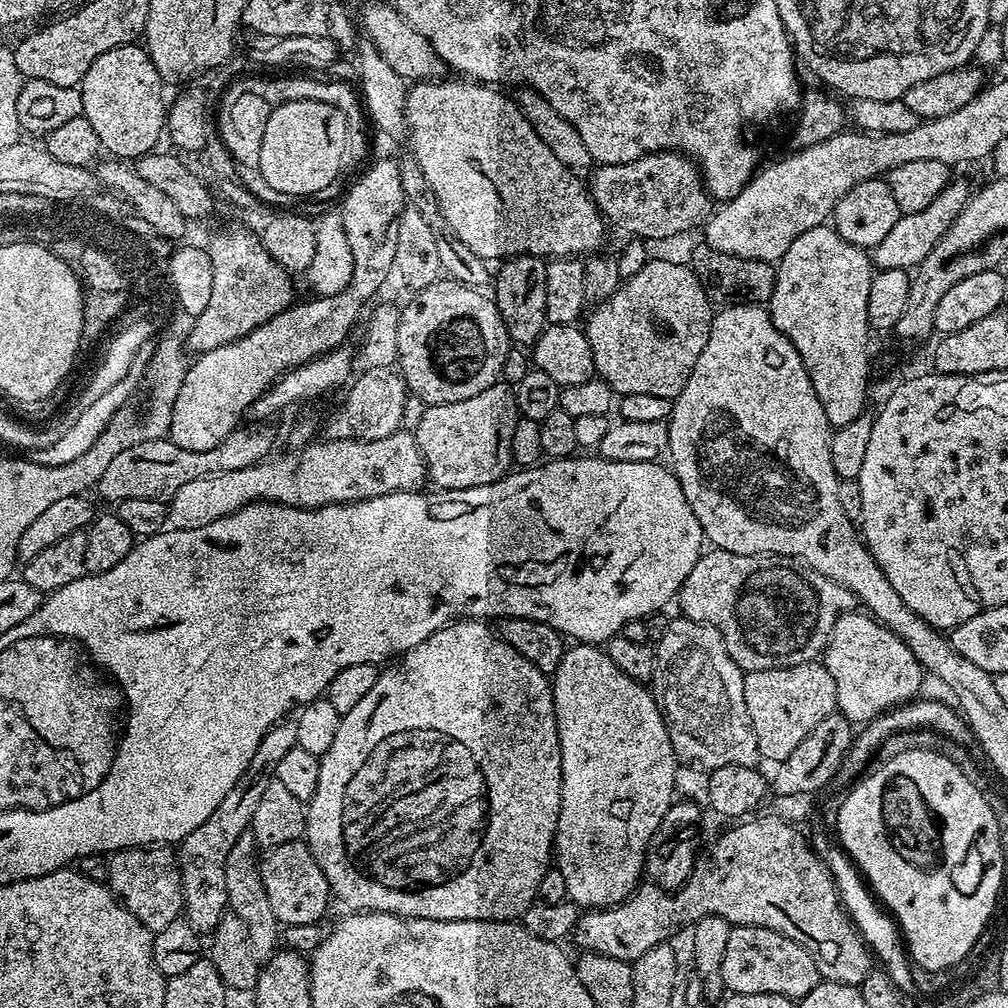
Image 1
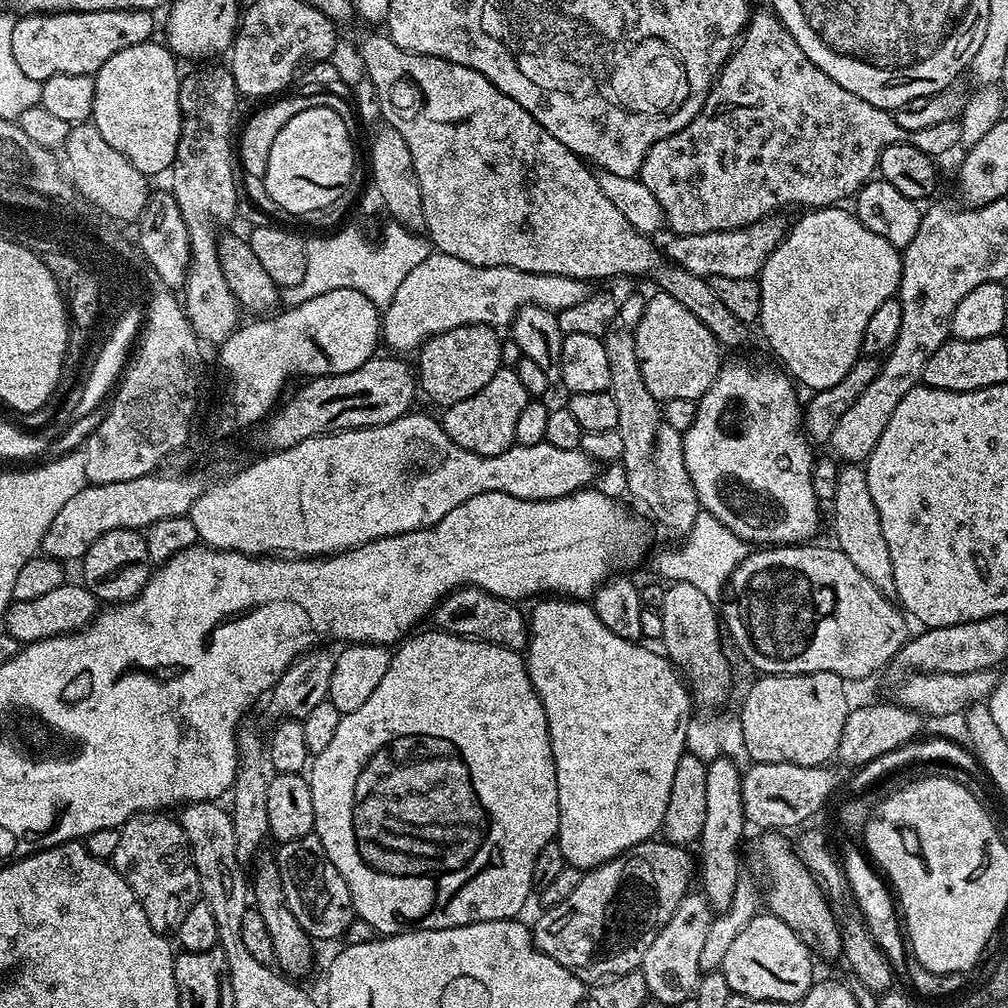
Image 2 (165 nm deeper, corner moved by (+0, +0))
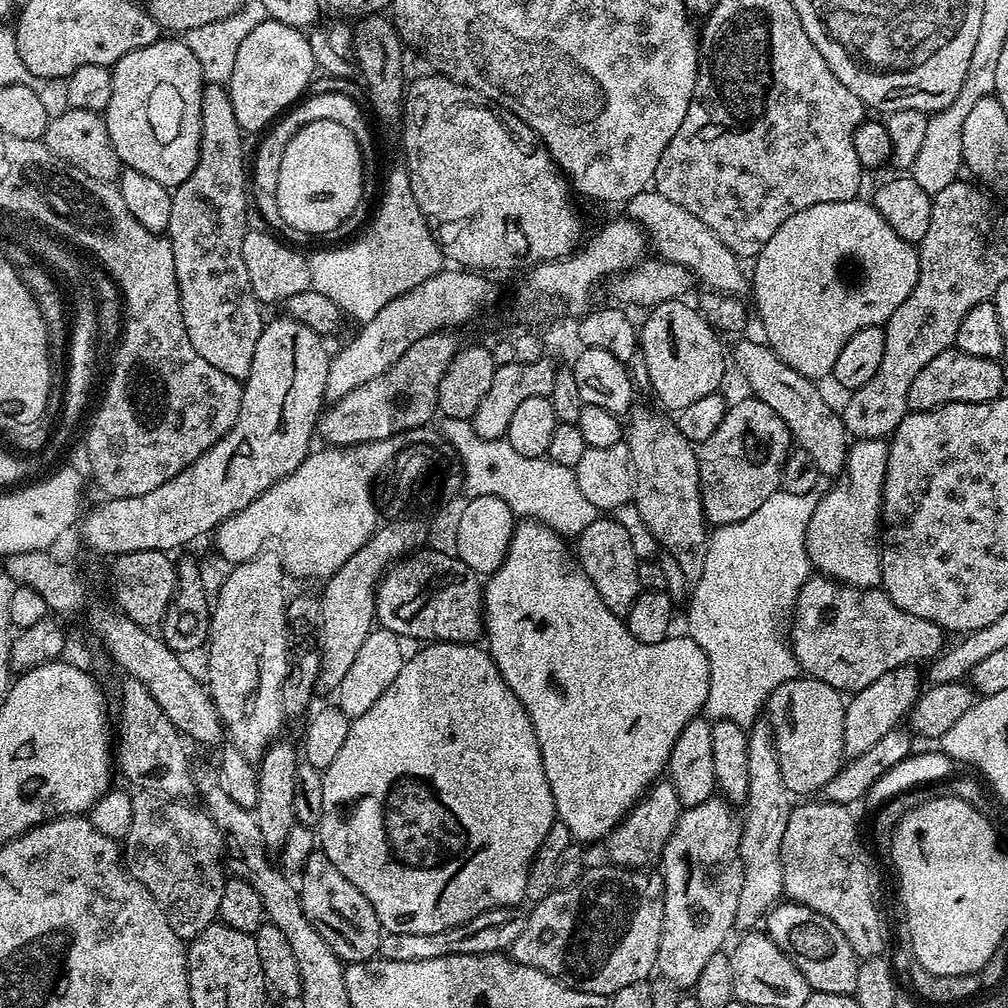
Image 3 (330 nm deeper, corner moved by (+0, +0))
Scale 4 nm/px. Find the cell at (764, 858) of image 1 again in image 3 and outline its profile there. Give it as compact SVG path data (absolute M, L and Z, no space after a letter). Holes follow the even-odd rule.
M603 862L597 868L592 866L585 867L584 873L569 888L560 888L551 892L546 898L535 901L531 905L532 913L527 913L522 934L514 938L510 955L512 959L518 961L522 966L534 966L546 974L550 974L555 980L561 980L566 986L577 988L580 992L588 993L589 997L604 996L611 998L622 986L630 986L630 982L639 980L648 980L653 975L656 967L656 955L658 954L658 942L662 934L662 918L664 917L664 877L656 870L641 870L638 868L619 868L618 865L611 862Z

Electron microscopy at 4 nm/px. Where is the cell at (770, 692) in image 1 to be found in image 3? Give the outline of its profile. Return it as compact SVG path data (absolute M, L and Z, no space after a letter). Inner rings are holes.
M811 678L787 680L768 695L766 721L775 740L782 782L790 793L800 798L807 797L807 792L819 793L845 763L845 703L837 688Z

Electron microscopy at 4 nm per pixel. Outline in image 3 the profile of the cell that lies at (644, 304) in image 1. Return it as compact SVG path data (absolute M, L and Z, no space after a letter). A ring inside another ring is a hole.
M678 299L656 305L638 328L638 349L646 356L651 395L660 399L661 409L669 408L664 410L672 414L698 402L698 398L706 398L706 394L721 391L724 360L726 364L726 348L724 352L716 329L704 321L693 305L691 308L684 303L688 302Z

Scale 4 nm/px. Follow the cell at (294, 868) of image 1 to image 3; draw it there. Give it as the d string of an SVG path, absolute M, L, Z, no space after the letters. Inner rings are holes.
M313 850L309 854L298 877L300 877L298 889L302 910L309 919L310 925L322 936L323 941L330 946L337 958L348 964L360 964L363 960L373 959L380 951L382 929L379 918L374 914L374 906L366 902L362 890L358 890L354 882L345 878L342 870L338 870L338 866L334 866L334 862L327 860L323 852L319 850Z

